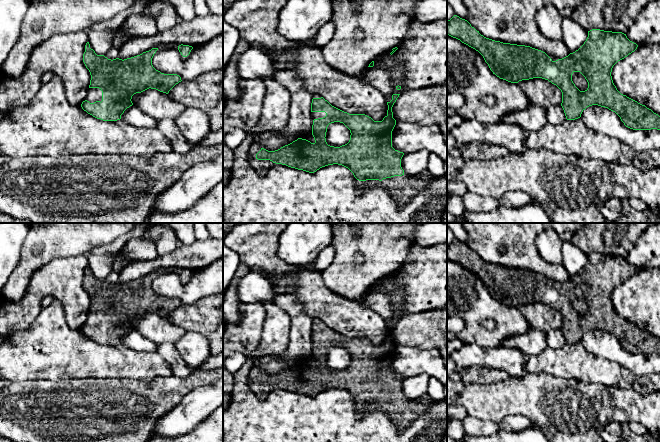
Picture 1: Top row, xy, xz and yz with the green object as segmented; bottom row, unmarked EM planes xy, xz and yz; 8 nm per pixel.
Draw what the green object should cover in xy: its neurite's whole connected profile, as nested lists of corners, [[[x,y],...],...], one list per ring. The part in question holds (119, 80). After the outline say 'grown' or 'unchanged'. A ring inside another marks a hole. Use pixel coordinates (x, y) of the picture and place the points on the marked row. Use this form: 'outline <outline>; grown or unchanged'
outline [[[87,42],[83,62],[91,80],[82,109],[97,119],[117,121],[133,105],[134,94],[149,88],[168,94],[182,80],[177,74],[164,74],[153,67],[152,58],[157,50],[152,48],[131,58],[111,60],[97,55]]]; grown

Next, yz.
outline [[[454,15],[447,21],[447,35],[478,51],[488,64],[490,70],[500,79],[511,83],[522,80],[542,78],[556,85],[562,92],[561,106],[567,120],[581,117],[589,106],[598,105],[615,112],[624,125],[633,130],[660,130],[660,116],[645,105],[621,94],[613,83],[611,72],[613,66],[634,52],[638,45],[630,41],[622,32],[592,29],[584,44],[568,56],[553,61],[545,52],[525,45],[503,43],[484,37],[471,24]],[[580,72],[588,82],[588,88],[580,91],[572,81],[572,74]]]; unchanged

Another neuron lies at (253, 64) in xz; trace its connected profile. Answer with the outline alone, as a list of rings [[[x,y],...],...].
[[[258,48],[242,53],[237,60],[237,69],[241,78],[249,80],[263,80],[276,71],[270,57]]]

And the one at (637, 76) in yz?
[[[660,43],[638,46],[612,68],[617,90],[660,116]]]

